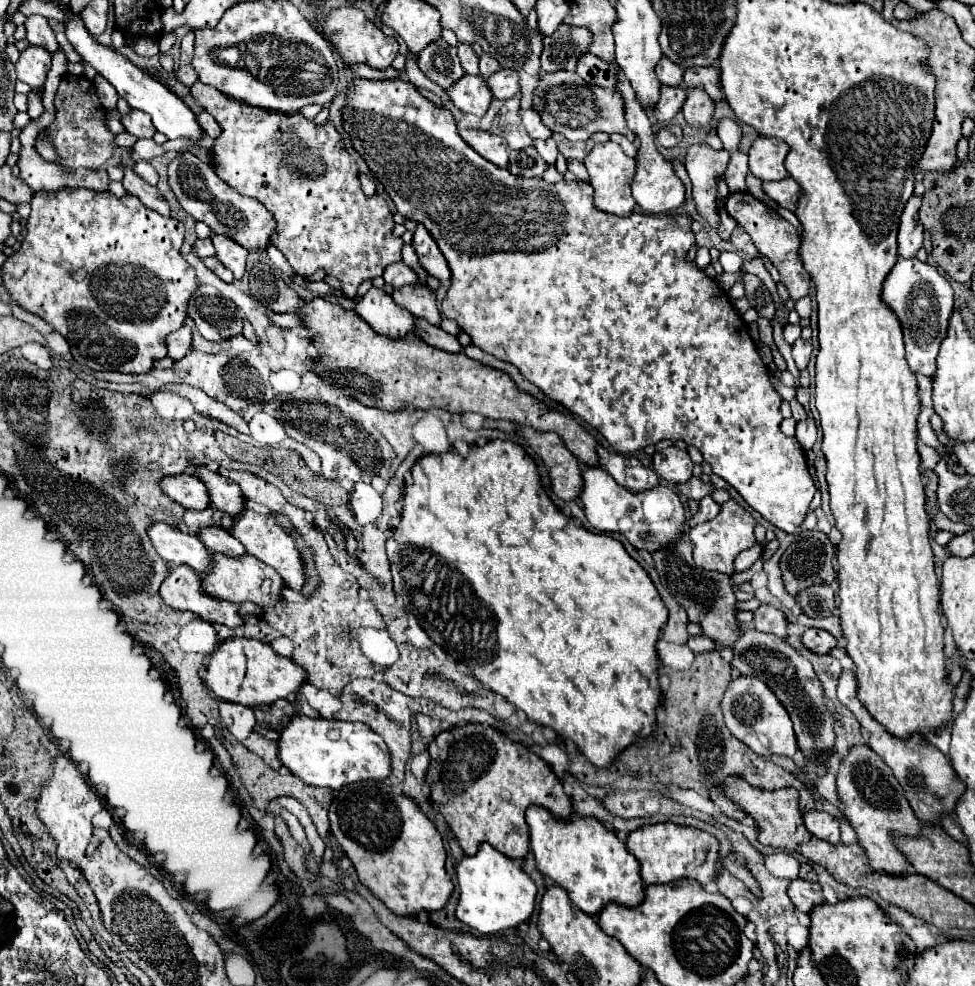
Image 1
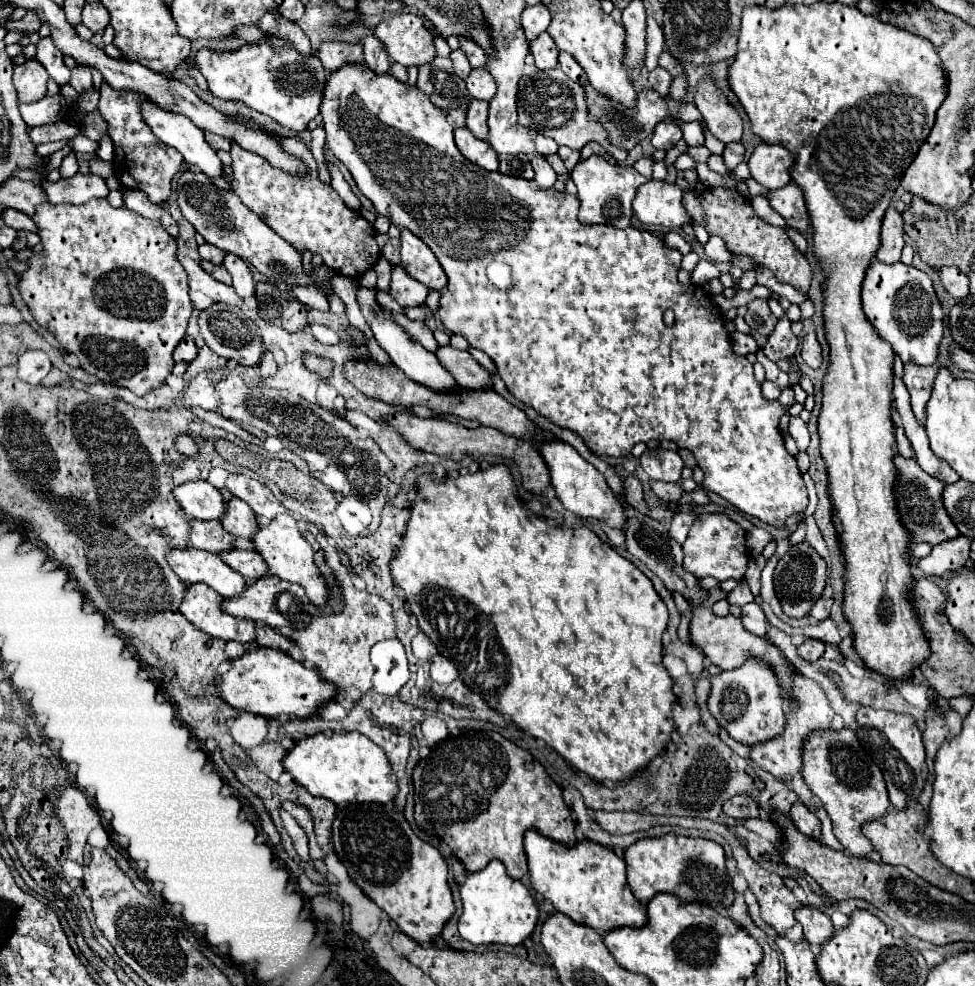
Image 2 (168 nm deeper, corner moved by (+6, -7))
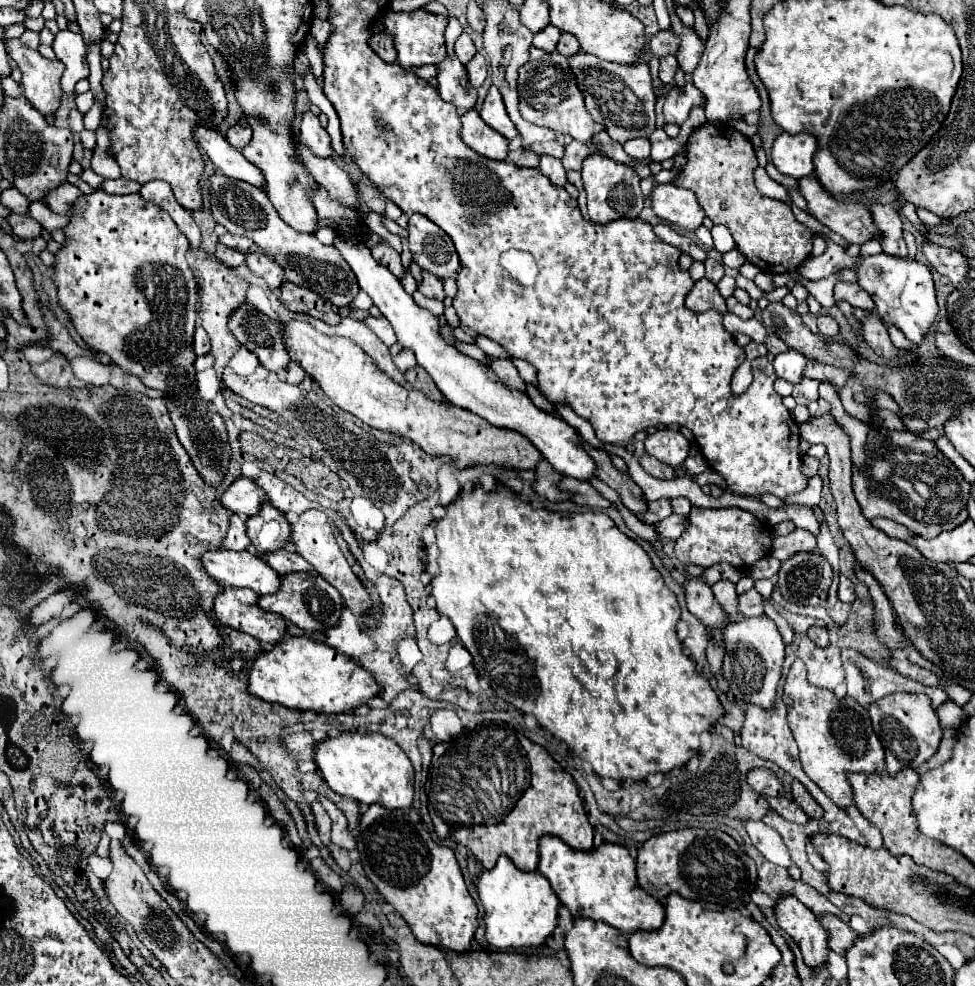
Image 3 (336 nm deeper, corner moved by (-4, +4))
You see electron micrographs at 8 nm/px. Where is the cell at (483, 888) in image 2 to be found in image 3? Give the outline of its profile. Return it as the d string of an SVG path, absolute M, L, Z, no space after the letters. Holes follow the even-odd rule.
M507 856L497 860L497 866L485 870L477 882L479 898L485 906L485 938L495 948L537 948L557 926L559 900L547 878L539 872L521 872Z

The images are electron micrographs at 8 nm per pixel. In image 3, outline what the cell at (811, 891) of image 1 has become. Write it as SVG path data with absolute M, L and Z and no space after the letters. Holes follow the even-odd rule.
M827 914L821 918L821 926L825 928L827 936L829 936L829 950L837 952L839 956L845 956L847 948L853 946L853 942L857 940L857 934L837 916Z

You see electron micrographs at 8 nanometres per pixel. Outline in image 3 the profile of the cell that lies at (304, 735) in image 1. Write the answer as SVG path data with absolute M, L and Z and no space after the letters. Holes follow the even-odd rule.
M353 732L331 736L315 746L315 762L329 788L337 794L355 798L367 806L379 802L389 810L403 810L413 804L413 764L407 754L383 734Z

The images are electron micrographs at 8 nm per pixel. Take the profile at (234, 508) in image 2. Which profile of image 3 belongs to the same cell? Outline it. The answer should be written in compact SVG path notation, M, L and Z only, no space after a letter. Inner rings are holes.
M265 502L259 514L249 518L247 536L257 550L257 556L265 556L269 552L285 548L285 544L291 542L291 524L287 522L283 512Z

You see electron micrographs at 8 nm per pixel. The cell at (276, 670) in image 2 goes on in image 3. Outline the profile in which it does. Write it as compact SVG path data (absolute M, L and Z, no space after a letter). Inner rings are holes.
M289 636L275 650L263 652L251 670L249 692L267 702L277 702L285 708L313 710L319 714L347 714L367 704L381 692L379 682L357 660L331 648L325 642L315 642L307 636Z

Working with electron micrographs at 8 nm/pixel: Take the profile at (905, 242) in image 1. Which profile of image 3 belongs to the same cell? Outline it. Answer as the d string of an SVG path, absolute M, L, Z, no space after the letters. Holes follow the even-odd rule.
M893 202L889 206L883 204L871 204L871 212L875 222L881 230L881 246L883 252L897 258L907 258L907 246L901 236L901 216L899 216L899 204Z

